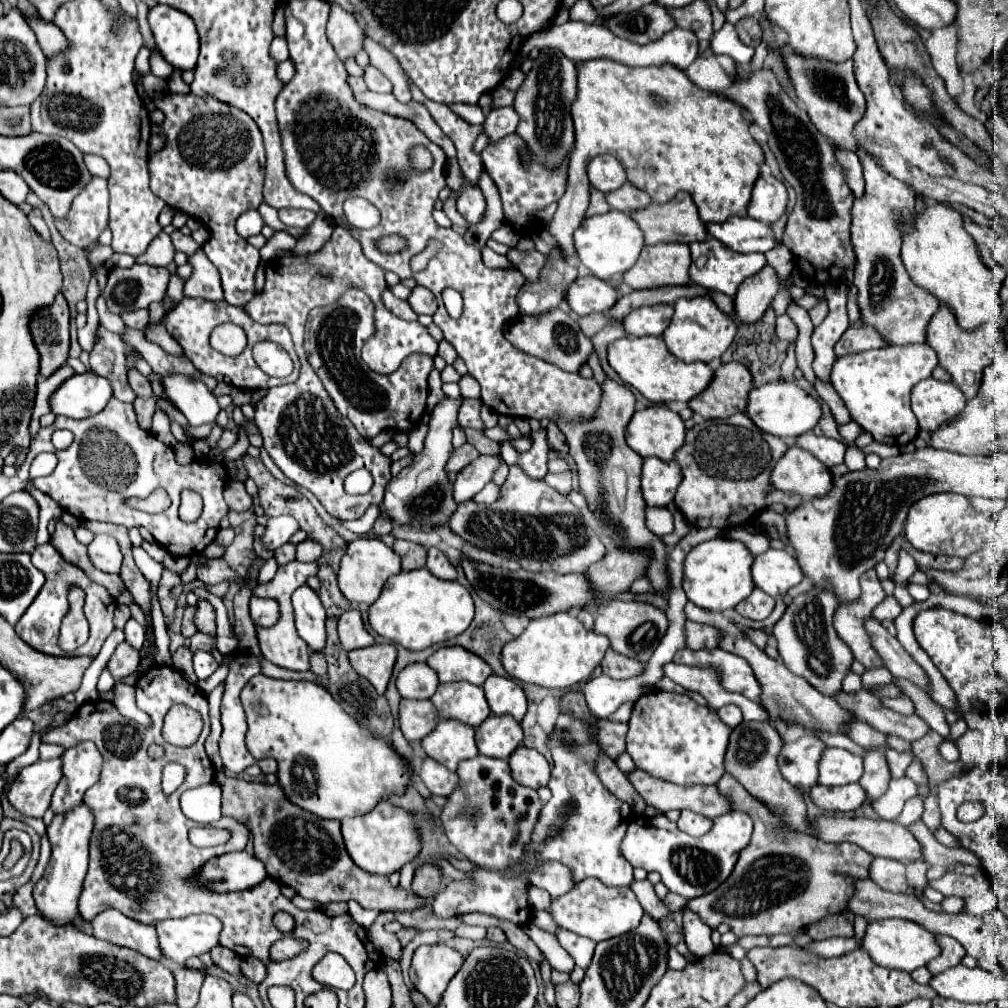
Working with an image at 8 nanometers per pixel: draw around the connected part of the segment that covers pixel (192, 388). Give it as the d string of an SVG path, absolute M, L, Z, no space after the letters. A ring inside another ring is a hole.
M170 375L160 379L164 383L164 395L184 413L192 427L212 423L216 419L220 407L202 381L186 375Z

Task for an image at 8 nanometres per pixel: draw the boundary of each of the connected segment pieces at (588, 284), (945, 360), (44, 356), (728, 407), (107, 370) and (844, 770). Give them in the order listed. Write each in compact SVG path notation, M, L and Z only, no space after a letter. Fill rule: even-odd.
M594 275L574 279L566 293L568 309L580 317L588 315L588 313L606 311L616 301L618 301L616 289L610 283L596 279Z
M944 303L940 305L940 309L936 311L936 315L930 319L928 323L928 333L926 333L926 343L938 353L940 365L952 375L952 381L956 383L956 387L960 387L966 395L966 399L972 399L978 389L980 389L980 381L982 381L982 371L984 367L990 363L990 357L986 355L986 341L984 341L984 329L978 327L976 331L964 331L958 323L956 317L952 315L950 307L944 307Z
M56 295L52 307L42 307L32 315L32 341L36 343L36 351L40 351L40 375L48 377L58 367L62 367L68 359L68 303L64 295Z
M722 363L714 371L708 391L702 391L688 405L704 419L724 419L746 409L746 397L750 389L752 375L742 363Z
M104 325L98 327L98 341L90 351L90 367L96 375L106 377L112 383L112 395L124 403L136 399L126 379L126 345L120 335L108 331Z
M826 747L820 759L820 785L846 785L862 777L862 759L846 749Z

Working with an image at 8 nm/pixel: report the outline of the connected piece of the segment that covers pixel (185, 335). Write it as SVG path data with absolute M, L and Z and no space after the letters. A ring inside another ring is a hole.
M184 297L172 311L168 311L164 315L164 327L166 331L182 345L186 357L194 363L194 367L204 373L204 375L210 375L210 377L224 377L228 379L234 387L238 389L270 389L270 387L276 387L276 385L282 385L282 383L292 383L292 381L286 381L286 379L278 379L278 377L270 377L266 375L254 361L252 357L252 347L260 341L272 341L276 345L282 345L288 355L292 357L294 361L294 381L298 377L298 357L294 353L294 347L292 347L292 339L290 339L290 331L280 325L280 323L270 323L270 325L262 325L262 323L256 323L252 317L248 317L242 307L234 307L230 303L224 303L224 301L218 301L218 303L212 303L212 301L204 301L204 299L190 299L190 297ZM220 323L234 323L234 325L240 325L244 327L246 335L248 335L248 347L238 355L238 357L226 357L222 353L218 353L216 349L210 347L208 343L208 337L212 333L212 329Z

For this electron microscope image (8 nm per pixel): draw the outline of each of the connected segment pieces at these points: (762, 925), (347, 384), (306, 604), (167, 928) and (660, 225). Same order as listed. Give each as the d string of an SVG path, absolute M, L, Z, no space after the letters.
M724 773L716 787L732 803L734 811L752 815L760 845L748 845L740 853L728 881L704 897L690 899L688 909L696 911L712 929L720 923L730 925L738 939L746 935L788 935L846 909L852 883L840 875L854 875L854 879L868 877L868 865L874 859L870 853L852 843L824 843L810 835L784 833L778 819L728 773Z
M344 293L334 305L316 315L316 327L308 329L308 341L304 341L308 363L330 393L334 405L366 439L372 439L386 429L412 431L420 423L420 417L426 411L428 375L434 369L434 357L430 355L410 355L390 375L368 369L360 357L360 349L374 333L372 315L374 305L368 295Z
M304 585L294 591L292 605L300 637L310 645L312 651L322 651L326 643L326 631L324 631L326 613L320 603L320 597L316 595L314 589Z
M190 915L184 919L164 919L154 927L162 955L176 965L184 965L186 959L218 945L222 923L214 915Z
M680 191L672 201L630 213L642 227L644 243L692 243L706 239L706 225L698 217L694 199Z

